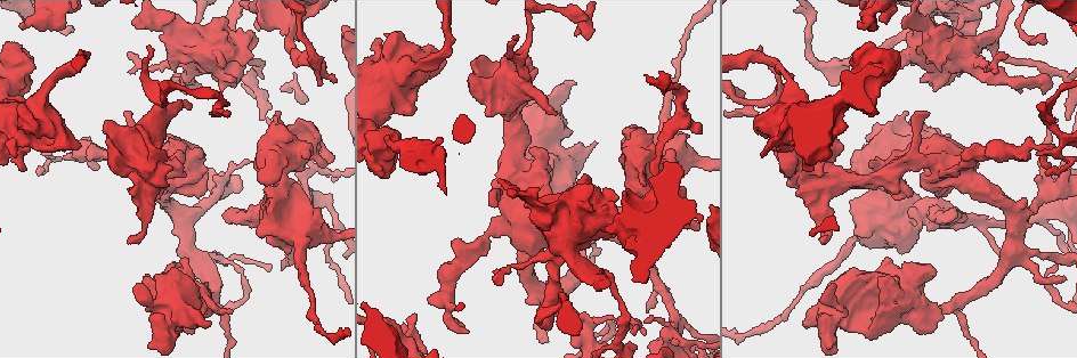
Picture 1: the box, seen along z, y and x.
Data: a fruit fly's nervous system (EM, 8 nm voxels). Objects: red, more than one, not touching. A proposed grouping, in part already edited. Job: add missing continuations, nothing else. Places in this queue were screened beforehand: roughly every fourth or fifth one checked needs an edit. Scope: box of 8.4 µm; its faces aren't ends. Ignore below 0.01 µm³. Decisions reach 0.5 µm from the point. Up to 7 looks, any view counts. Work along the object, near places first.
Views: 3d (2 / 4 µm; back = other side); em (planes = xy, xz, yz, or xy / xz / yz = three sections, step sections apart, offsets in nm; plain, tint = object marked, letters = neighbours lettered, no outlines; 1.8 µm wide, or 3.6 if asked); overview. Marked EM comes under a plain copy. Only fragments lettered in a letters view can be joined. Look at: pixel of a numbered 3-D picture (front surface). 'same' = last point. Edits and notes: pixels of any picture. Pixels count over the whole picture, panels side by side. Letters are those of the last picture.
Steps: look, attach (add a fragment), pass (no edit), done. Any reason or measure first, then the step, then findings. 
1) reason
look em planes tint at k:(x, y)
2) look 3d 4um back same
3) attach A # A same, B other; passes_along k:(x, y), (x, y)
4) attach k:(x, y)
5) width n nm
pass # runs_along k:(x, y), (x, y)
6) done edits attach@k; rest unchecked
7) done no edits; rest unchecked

branch stops here
look em xy step 16 letters at 1:(684, 106)

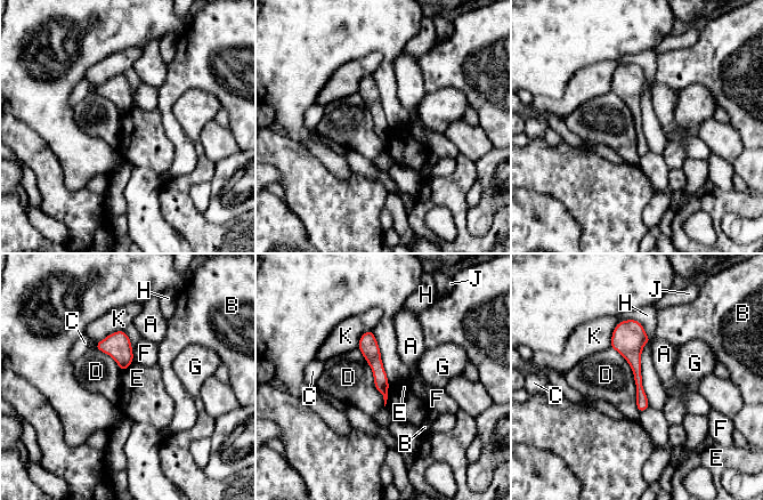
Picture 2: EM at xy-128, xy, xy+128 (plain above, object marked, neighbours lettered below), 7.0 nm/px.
look em planes letters same

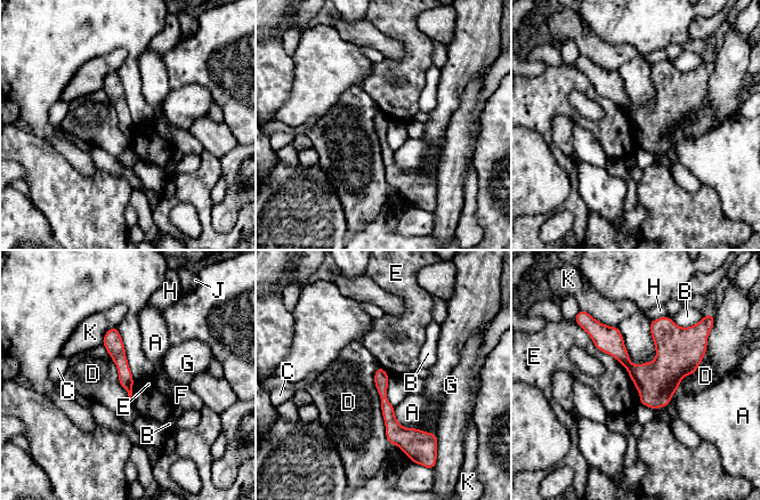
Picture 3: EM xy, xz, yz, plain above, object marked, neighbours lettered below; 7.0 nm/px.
pass # A other, B other, C other, D other, E other, F other, G other, H other, J other, K other; border 3:(580, 325), (627, 370), (637, 389); no lettered fragment goes on from it

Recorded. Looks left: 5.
branch stops here
look em planes letters at 1:(131, 23)

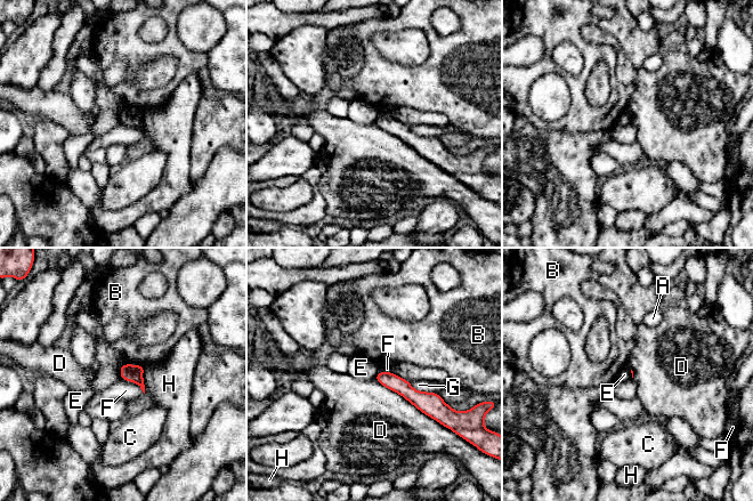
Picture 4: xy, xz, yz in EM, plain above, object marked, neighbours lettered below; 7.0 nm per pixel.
pass # A other, B other, C other, D other, E other, F other, G other, H other; runs_along 4:(379, 377), (417, 398), (438, 400); no lettered fragment goes on from it

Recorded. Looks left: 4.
free end
look em planes letters at 1:(814, 168)

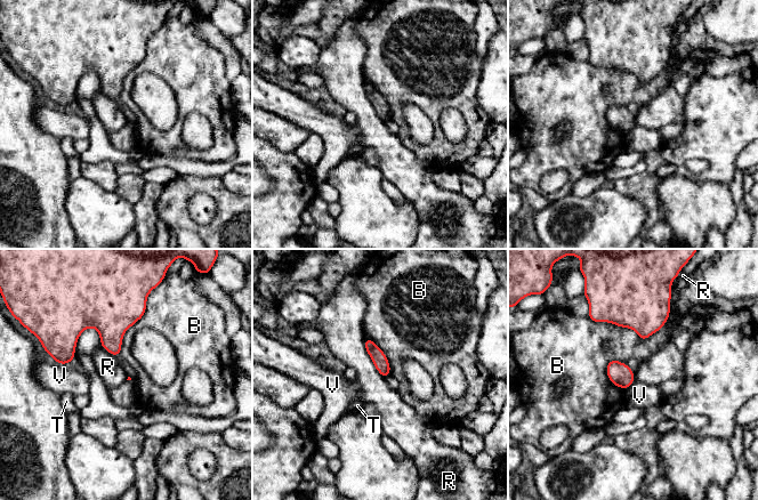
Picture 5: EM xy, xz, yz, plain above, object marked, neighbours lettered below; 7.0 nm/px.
pass # B other, R other, T other, V other; border 5:(364, 339), (364, 348), (384, 378); no lettered fragment goes on from it

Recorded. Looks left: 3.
done no edits; rest unchecked

